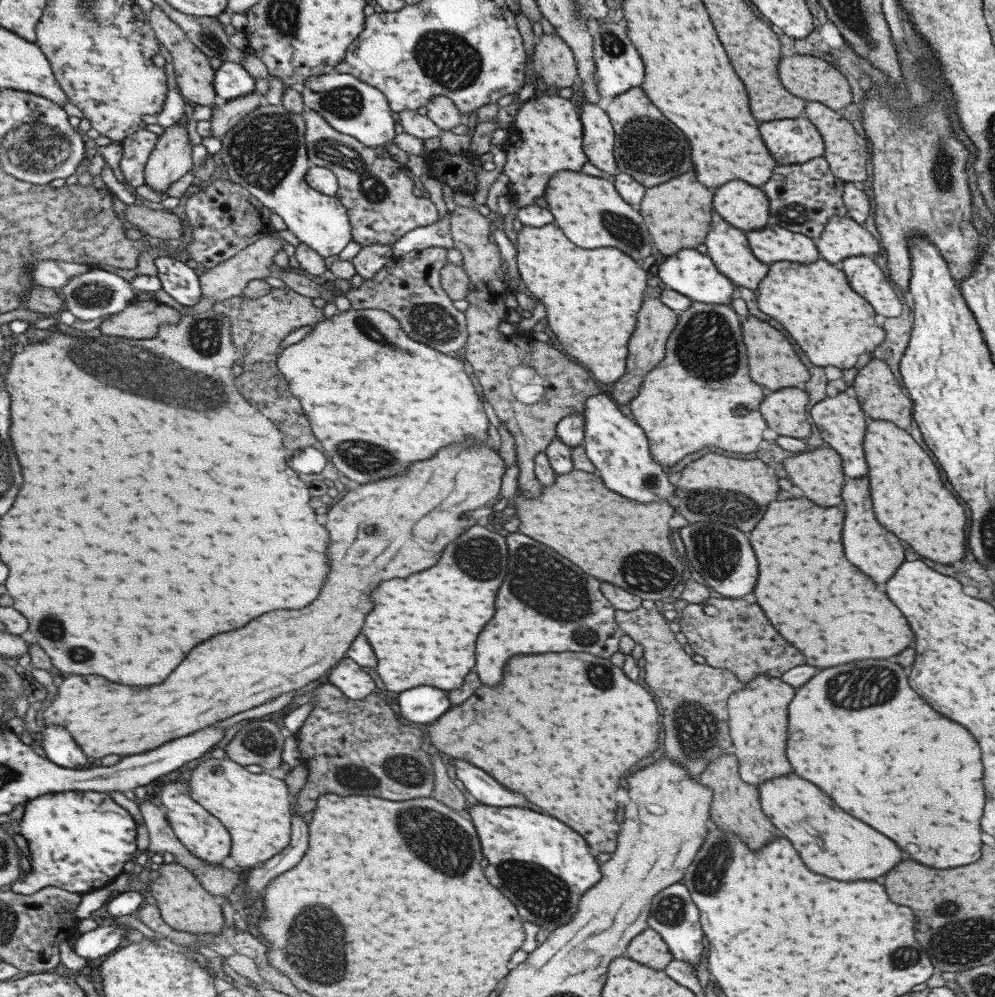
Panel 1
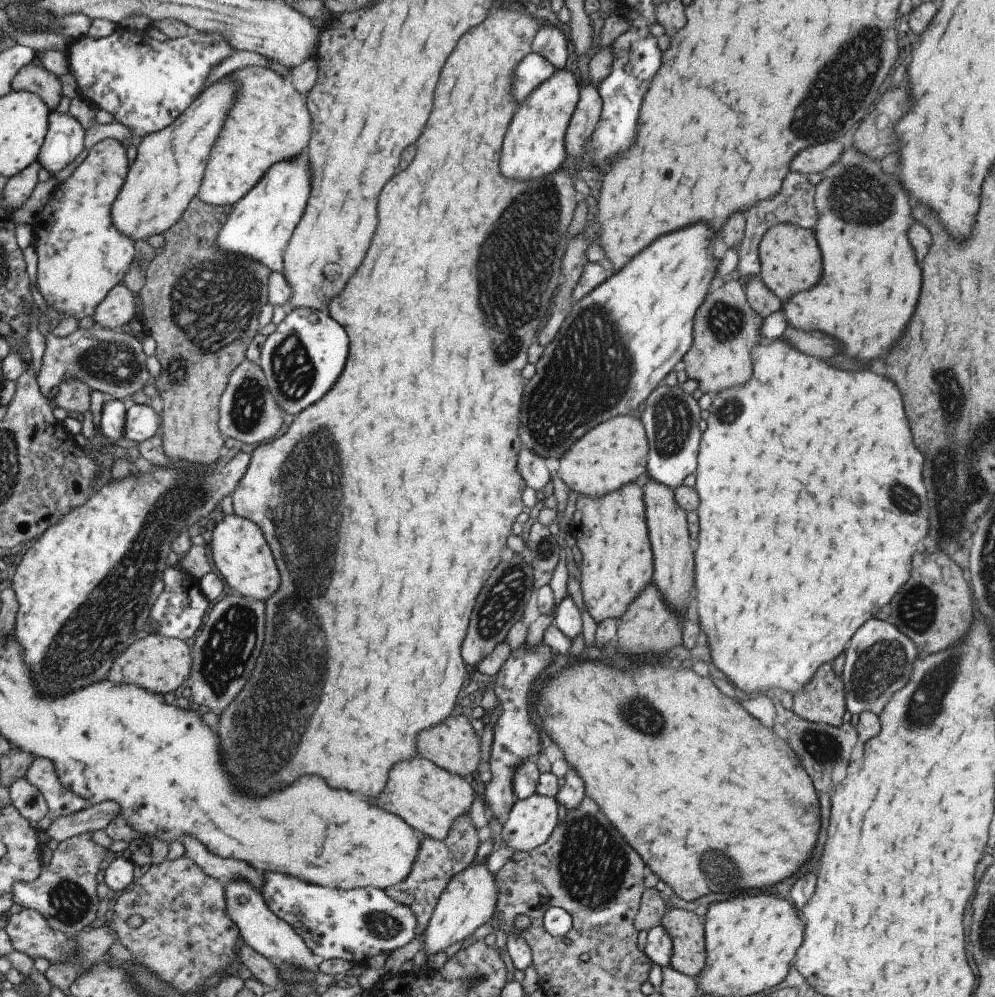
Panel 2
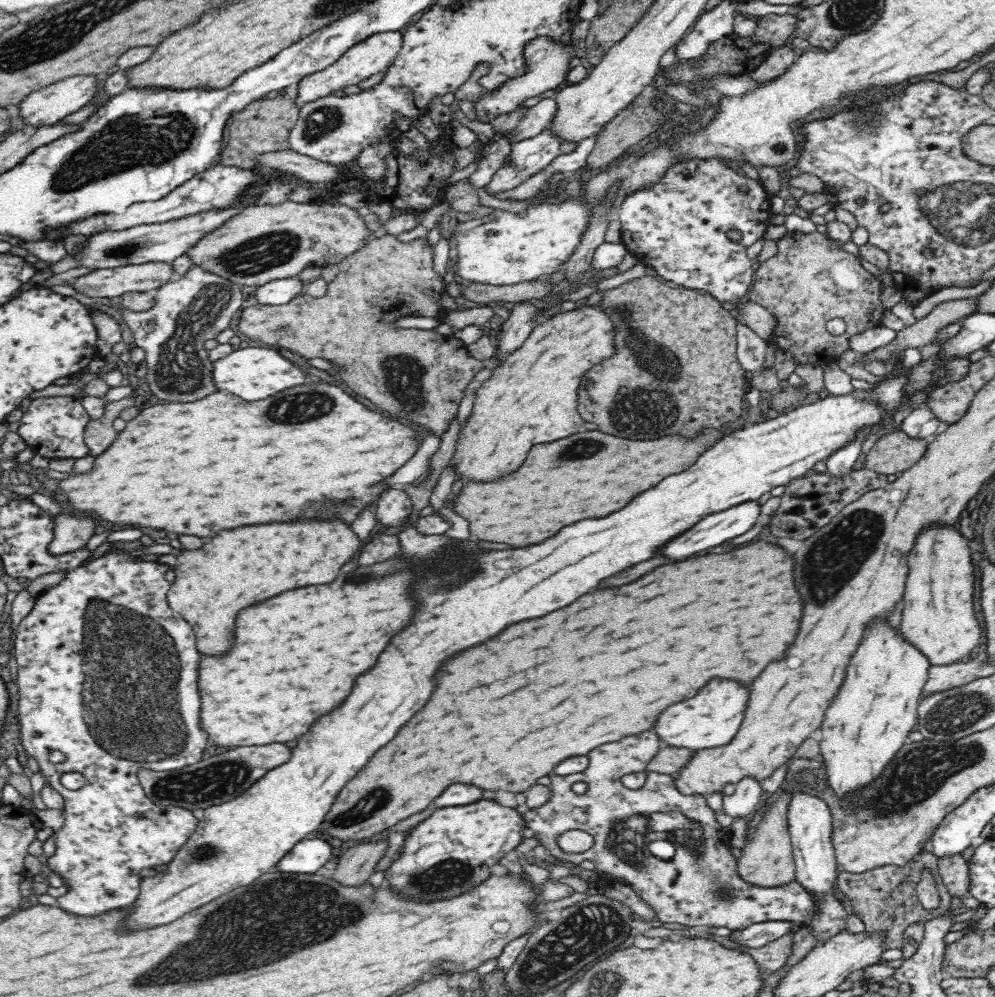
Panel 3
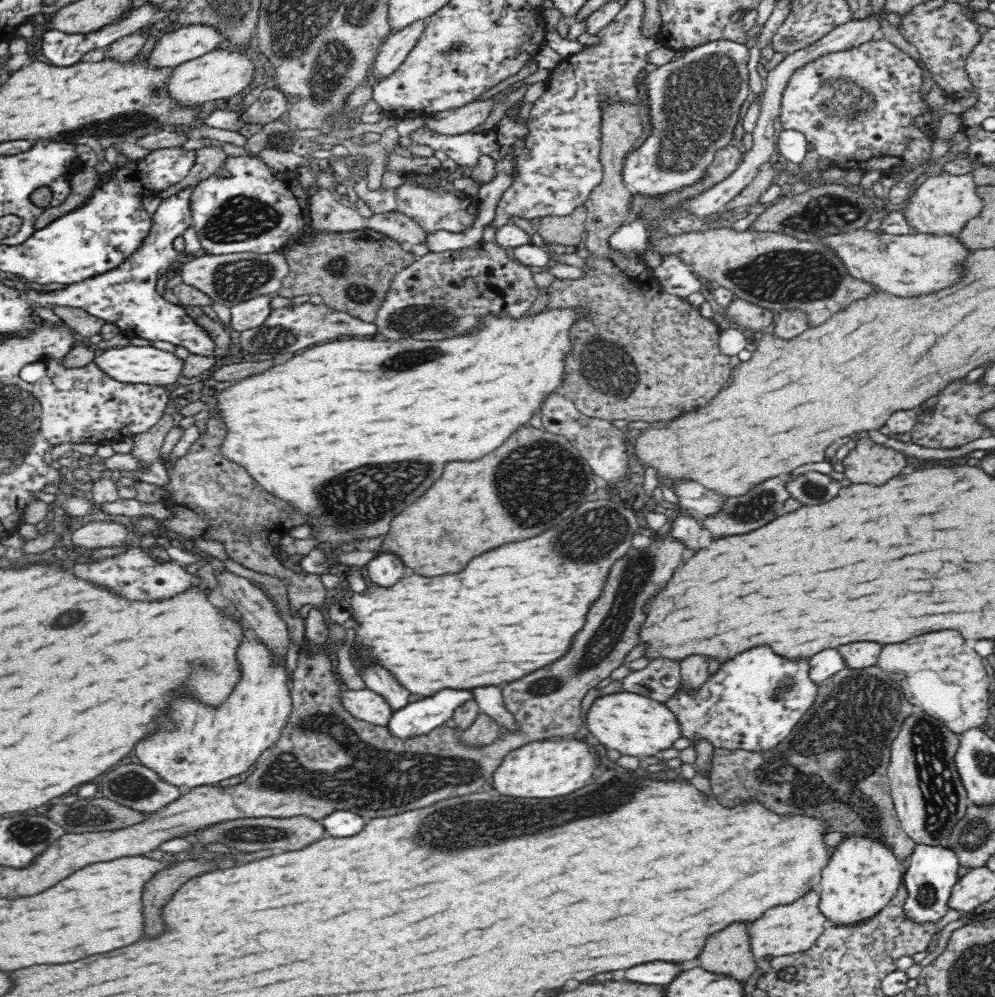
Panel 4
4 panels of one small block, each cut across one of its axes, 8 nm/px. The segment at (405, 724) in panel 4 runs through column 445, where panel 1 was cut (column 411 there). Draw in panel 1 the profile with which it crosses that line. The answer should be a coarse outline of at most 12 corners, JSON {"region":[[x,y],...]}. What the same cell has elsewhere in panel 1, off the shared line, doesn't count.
{"region":[[421,686],[398,693],[399,714],[431,724],[449,708],[445,692]]}

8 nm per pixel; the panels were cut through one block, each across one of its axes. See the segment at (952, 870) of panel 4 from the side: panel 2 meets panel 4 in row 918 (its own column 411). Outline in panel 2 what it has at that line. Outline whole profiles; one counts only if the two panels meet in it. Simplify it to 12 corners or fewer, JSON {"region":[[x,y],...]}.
{"region":[[263,874],[262,900],[320,961],[368,963],[417,936],[380,889]]}

